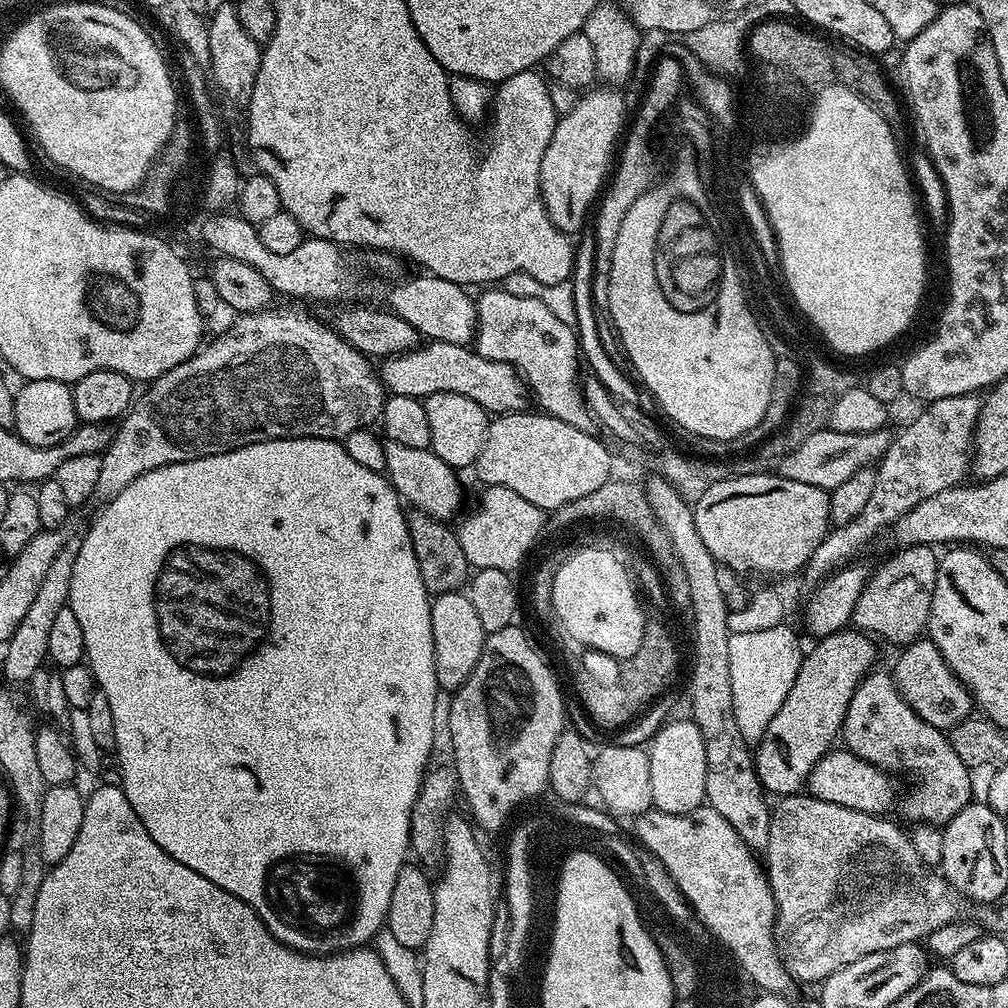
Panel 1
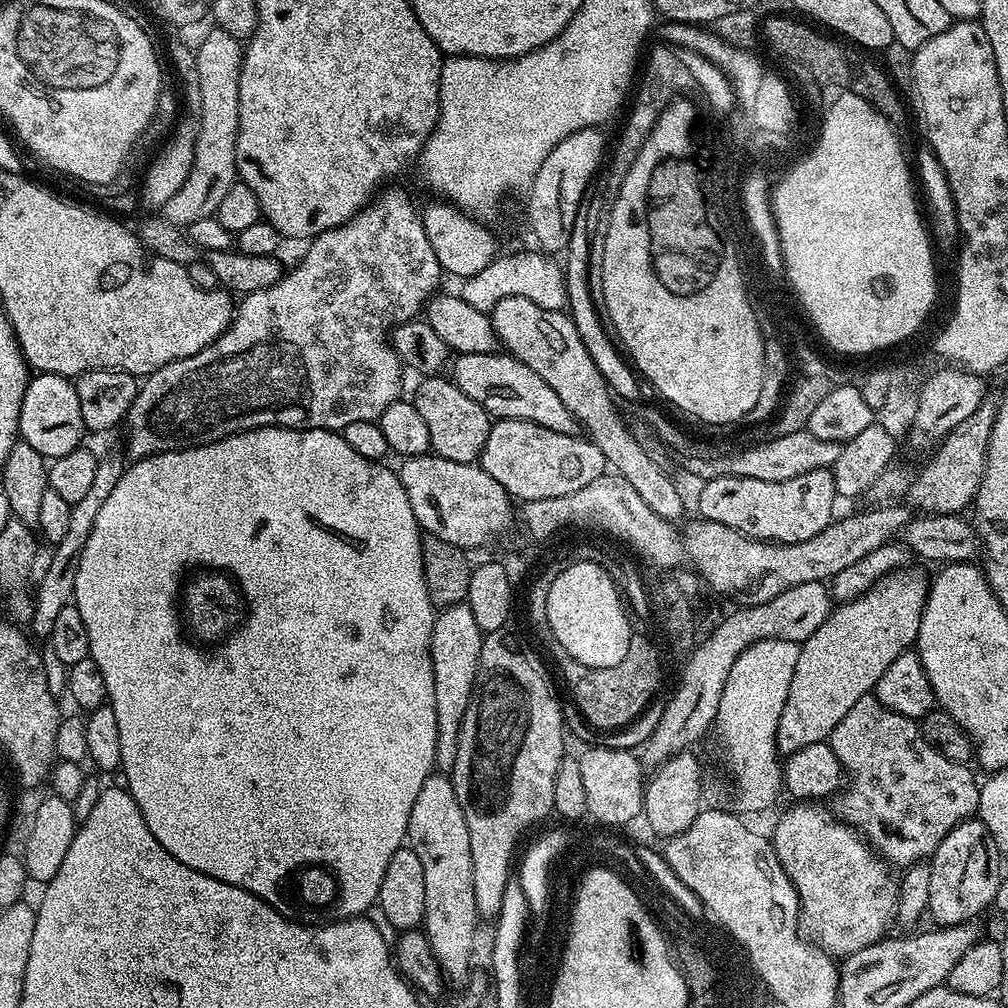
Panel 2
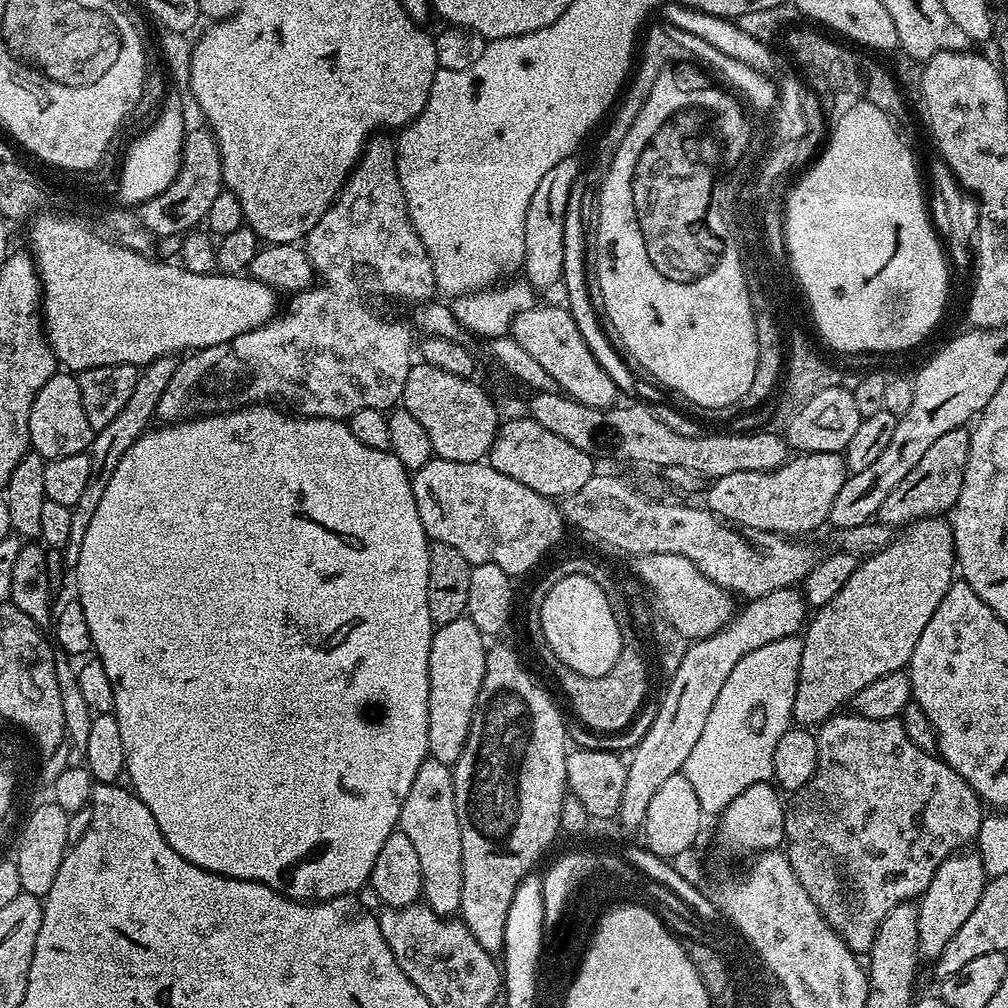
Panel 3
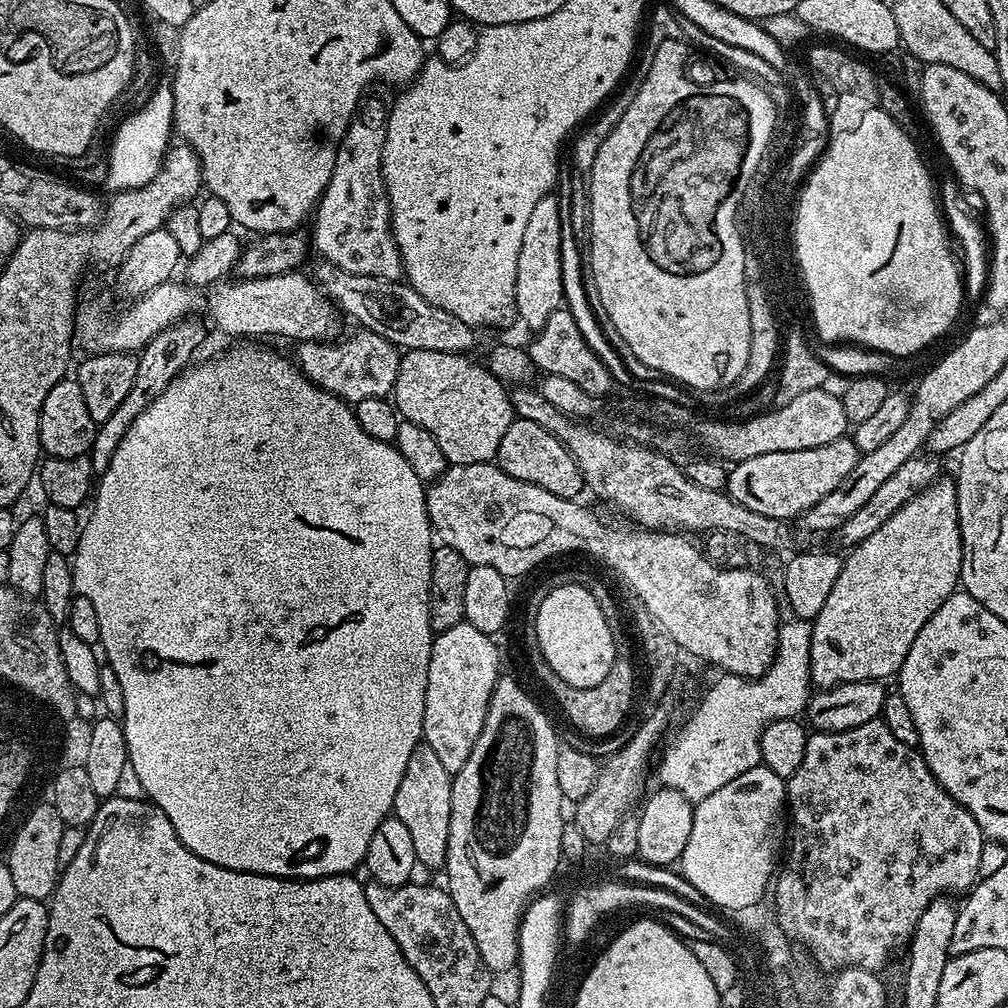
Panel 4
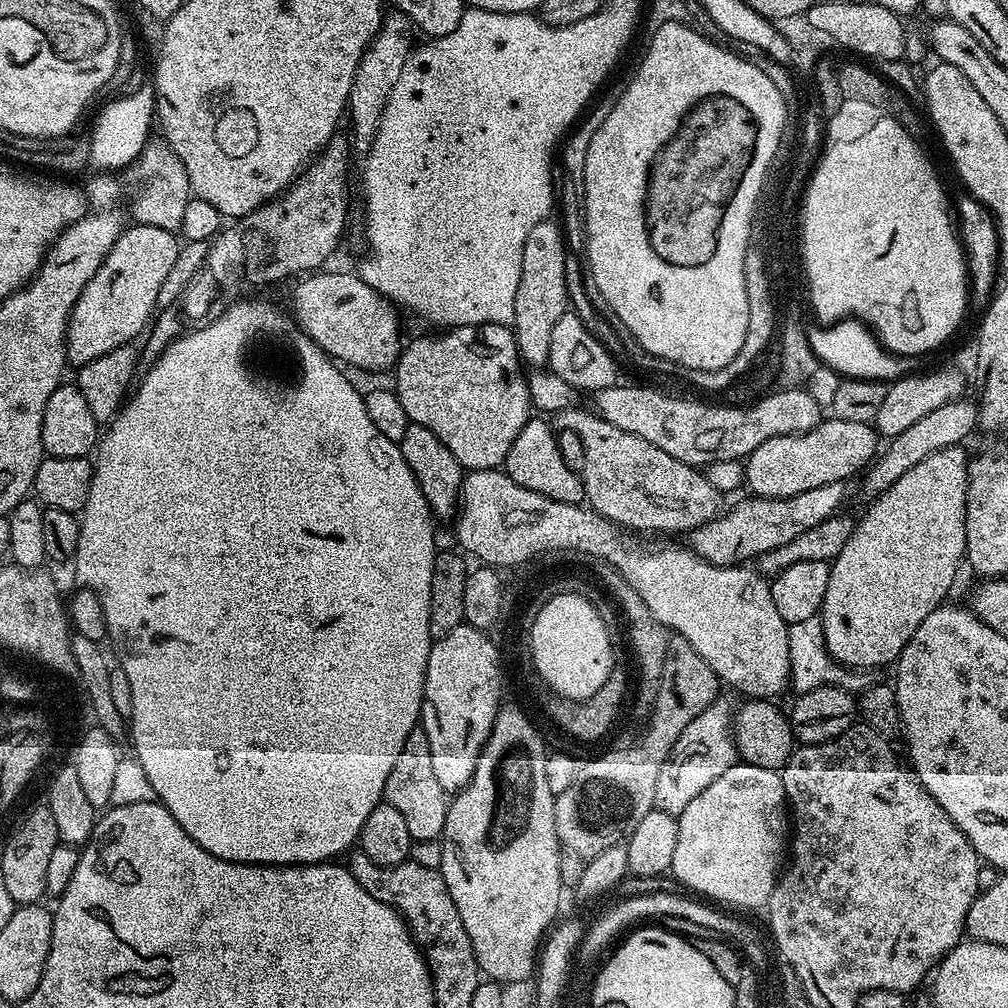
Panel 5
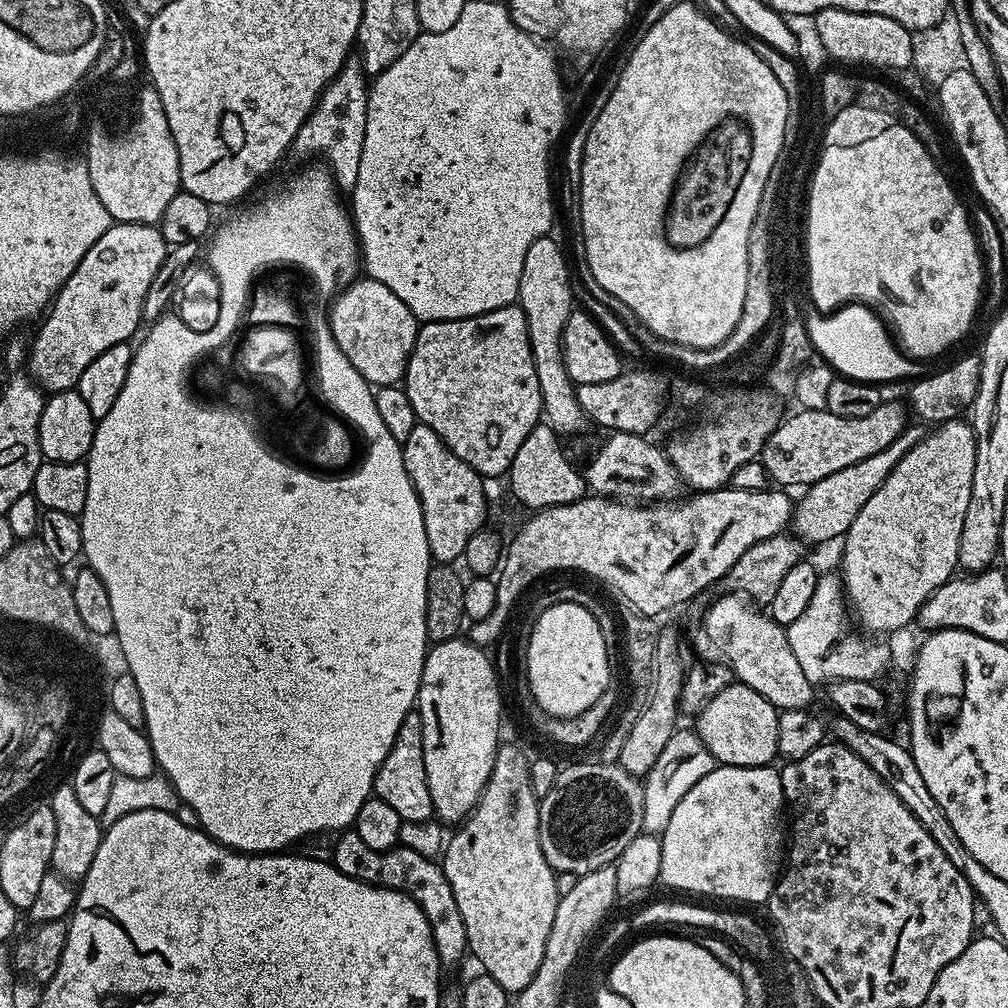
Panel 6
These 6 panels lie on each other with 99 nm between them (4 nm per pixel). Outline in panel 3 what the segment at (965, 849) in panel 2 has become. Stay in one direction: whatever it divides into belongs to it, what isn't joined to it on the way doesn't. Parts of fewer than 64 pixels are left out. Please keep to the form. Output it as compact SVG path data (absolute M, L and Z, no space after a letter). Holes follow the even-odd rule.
M961 850L955 852L930 878L930 886L920 897L916 909L918 910L918 946L920 955L925 961L935 962L946 950L946 942L958 934L962 922L970 918L970 910L978 906L978 898L982 898L982 890L986 883L982 858L975 850Z

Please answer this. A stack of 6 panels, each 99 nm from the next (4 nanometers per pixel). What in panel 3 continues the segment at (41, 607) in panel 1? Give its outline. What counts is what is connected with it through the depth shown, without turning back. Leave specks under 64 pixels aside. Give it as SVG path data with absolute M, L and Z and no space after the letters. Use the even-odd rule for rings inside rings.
M171 355L155 360L152 364L143 365L138 382L134 386L134 394L130 394L130 402L122 406L118 418L114 418L110 426L99 429L93 435L92 447L87 451L90 458L90 479L86 481L86 487L78 502L71 508L70 538L67 546L62 550L62 556L68 566L74 566L78 562L78 554L82 550L82 538L86 538L86 526L90 526L90 518L94 518L94 510L98 510L98 502L102 502L102 493L105 492L110 478L114 478L114 470L118 470L118 462L122 462L122 454L126 454L126 450L130 450L130 446L134 446L136 439L144 435L146 429L153 423L151 420L156 416L156 407L166 386L170 386L170 378L174 378L177 363L177 357Z

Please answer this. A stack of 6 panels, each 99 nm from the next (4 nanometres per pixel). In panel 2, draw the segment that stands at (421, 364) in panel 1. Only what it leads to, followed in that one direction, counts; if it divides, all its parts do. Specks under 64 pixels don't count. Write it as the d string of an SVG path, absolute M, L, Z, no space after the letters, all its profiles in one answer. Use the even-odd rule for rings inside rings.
M497 350L490 354L459 354L451 361L450 379L452 383L466 394L466 398L474 398L478 406L488 411L489 417L496 420L525 420L538 426L546 426L546 430L554 430L556 434L577 435L578 421L574 414L558 398L558 394L539 374L534 374L526 362Z

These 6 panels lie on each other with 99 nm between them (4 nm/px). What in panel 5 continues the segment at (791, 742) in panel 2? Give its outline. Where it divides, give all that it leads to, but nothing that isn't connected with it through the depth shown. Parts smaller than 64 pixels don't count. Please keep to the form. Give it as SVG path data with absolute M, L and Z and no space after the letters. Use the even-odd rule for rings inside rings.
M957 446L938 450L938 454L930 454L930 458L922 458L914 470L906 470L894 486L890 486L883 494L875 497L871 501L868 513L858 520L853 533L842 550L837 554L835 560L831 561L830 582L826 585L826 598L820 607L818 617L822 630L824 631L824 641L828 647L828 653L837 664L849 670L869 670L868 668L880 668L883 664L891 665L899 660L900 652L910 642L914 630L929 617L934 609L941 607L947 599L946 594L952 588L952 583L956 580L956 575L960 572L960 564L966 560L966 506L968 505L968 462L969 453L964 453L963 447Z

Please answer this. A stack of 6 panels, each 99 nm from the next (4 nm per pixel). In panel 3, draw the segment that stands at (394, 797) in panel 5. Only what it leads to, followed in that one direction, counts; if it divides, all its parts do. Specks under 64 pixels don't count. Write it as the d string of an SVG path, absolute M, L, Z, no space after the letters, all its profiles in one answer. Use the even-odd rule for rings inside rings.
M429 758L418 766L410 794L406 794L406 802L402 802L398 830L410 838L414 851L418 853L424 887L423 903L439 916L455 917L462 902L462 830L458 826L454 778L449 765Z

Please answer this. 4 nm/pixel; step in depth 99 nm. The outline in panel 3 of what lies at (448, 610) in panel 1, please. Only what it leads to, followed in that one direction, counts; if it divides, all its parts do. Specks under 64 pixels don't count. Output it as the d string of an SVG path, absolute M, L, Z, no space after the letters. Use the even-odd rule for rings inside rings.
M467 615L441 624L433 631L428 667L428 755L431 759L449 766L458 762L462 746L466 746L466 738L470 734L482 674L486 674L487 653L486 637Z

